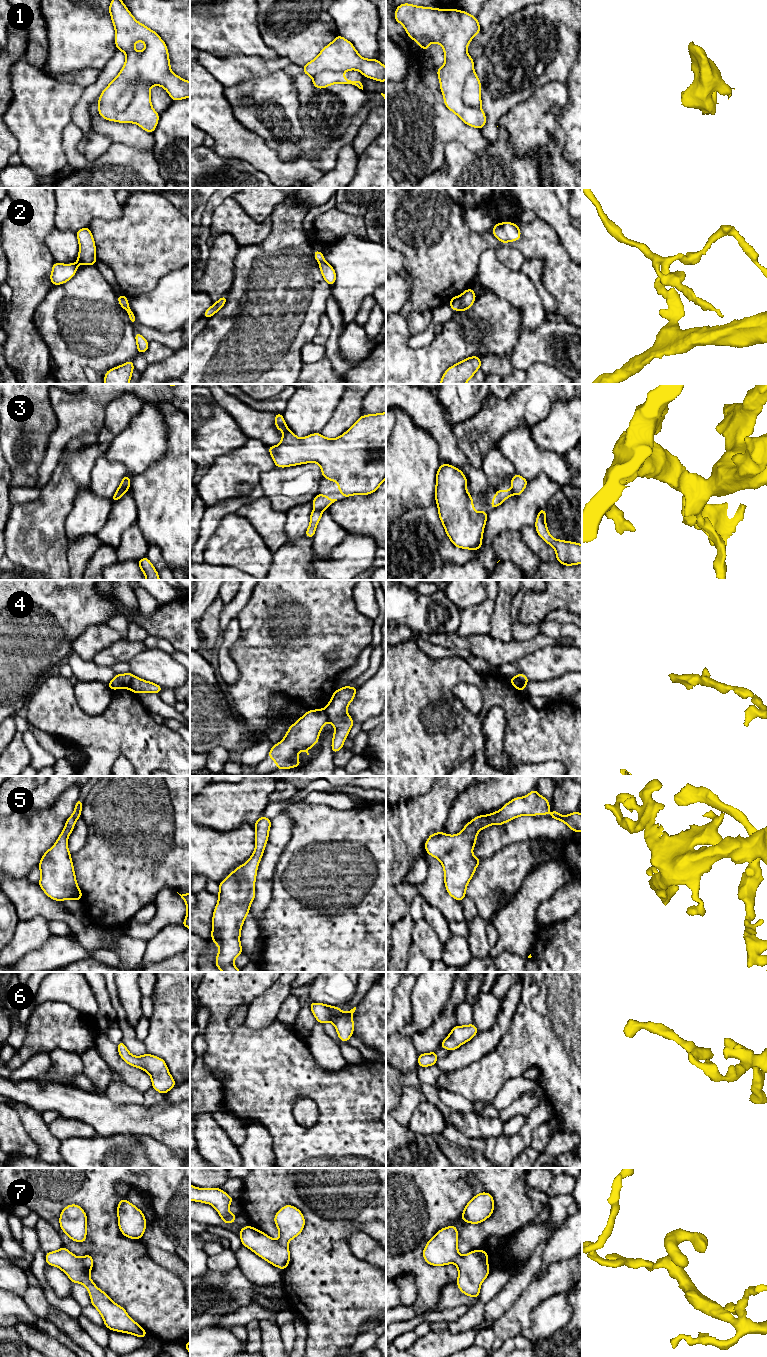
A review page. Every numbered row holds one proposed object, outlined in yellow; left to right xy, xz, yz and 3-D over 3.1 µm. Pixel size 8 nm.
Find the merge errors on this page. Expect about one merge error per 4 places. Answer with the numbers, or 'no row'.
1, 2, 3, 4

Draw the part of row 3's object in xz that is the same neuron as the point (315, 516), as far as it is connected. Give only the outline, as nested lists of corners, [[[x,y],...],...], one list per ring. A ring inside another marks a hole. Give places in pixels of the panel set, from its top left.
[[[313,510],[310,514],[310,524],[308,529],[305,532],[305,535],[309,538],[313,538],[315,535],[315,530],[317,527],[317,524],[319,523],[320,519],[322,517],[322,510]]]

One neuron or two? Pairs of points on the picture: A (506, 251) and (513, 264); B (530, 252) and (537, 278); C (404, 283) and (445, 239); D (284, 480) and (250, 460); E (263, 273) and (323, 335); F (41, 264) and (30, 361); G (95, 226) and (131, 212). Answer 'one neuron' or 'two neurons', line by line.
A: one neuron
B: two neurons
C: two neurons
D: two neurons
E: two neurons
F: one neuron
G: one neuron

